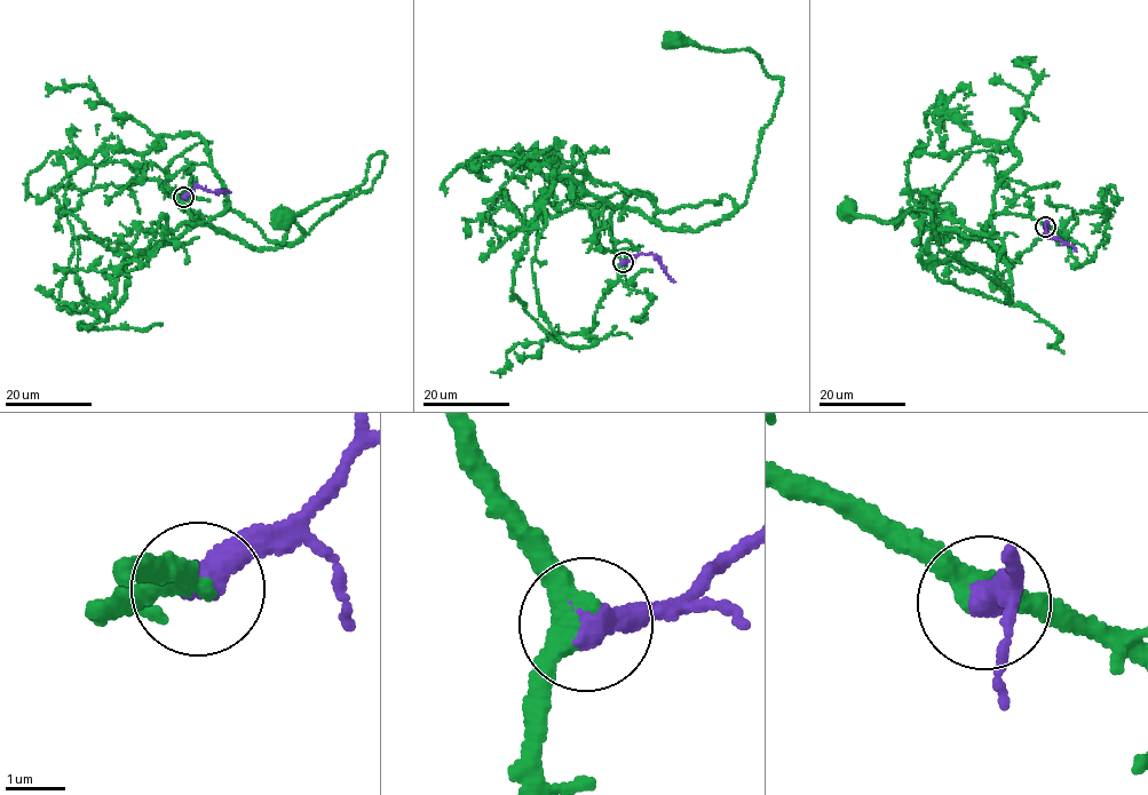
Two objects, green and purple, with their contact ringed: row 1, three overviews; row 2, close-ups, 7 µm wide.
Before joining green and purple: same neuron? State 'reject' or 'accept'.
accept

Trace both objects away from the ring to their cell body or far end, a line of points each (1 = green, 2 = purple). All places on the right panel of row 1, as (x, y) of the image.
1: (1045, 227), (1007, 213), (987, 225), (1010, 301), (940, 249), (929, 212), (846, 213)
2: (1045, 227), (1047, 221), (1046, 232), (1077, 252)

